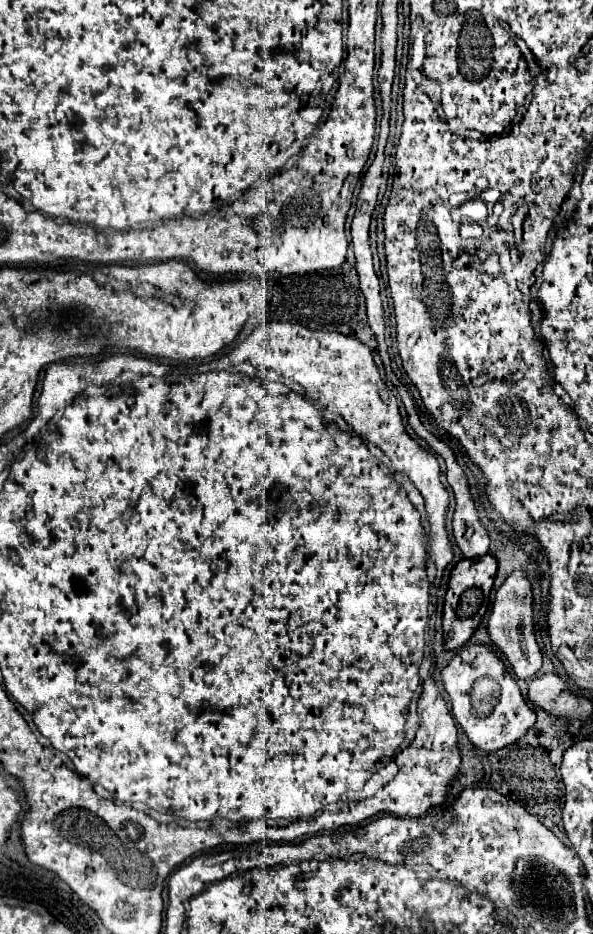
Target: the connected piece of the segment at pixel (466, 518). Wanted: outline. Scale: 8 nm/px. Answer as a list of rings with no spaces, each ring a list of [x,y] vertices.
[[[414,408],[406,410],[406,414],[408,414],[408,424],[414,428],[414,432],[416,432],[422,440],[426,440],[426,442],[432,446],[432,450],[434,450],[436,454],[440,454],[440,456],[444,458],[444,462],[446,462],[446,480],[448,480],[448,484],[450,484],[450,488],[452,488],[452,492],[454,492],[454,500],[456,500],[456,510],[454,510],[454,516],[452,516],[452,534],[454,534],[454,540],[456,540],[456,544],[458,544],[462,556],[464,556],[464,558],[478,558],[478,556],[484,556],[484,554],[488,552],[488,548],[490,548],[490,538],[488,538],[484,526],[478,522],[476,508],[474,508],[474,500],[472,500],[472,494],[470,494],[470,490],[468,490],[466,476],[464,476],[462,468],[458,466],[458,462],[456,462],[456,458],[454,458],[450,446],[444,444],[442,440],[438,440],[436,436],[432,436],[432,432],[428,432],[428,430],[422,426],[422,422],[420,422],[420,418],[416,416],[416,410],[414,410]]]

